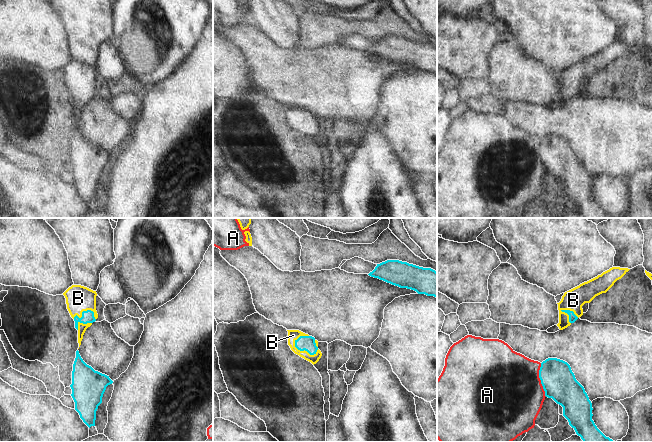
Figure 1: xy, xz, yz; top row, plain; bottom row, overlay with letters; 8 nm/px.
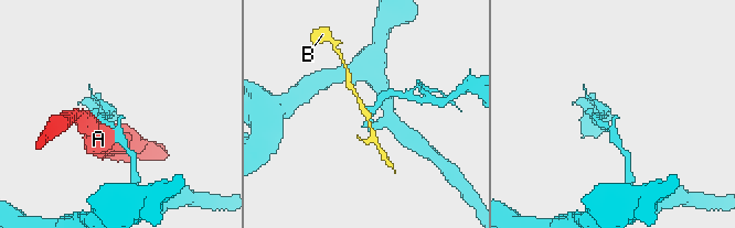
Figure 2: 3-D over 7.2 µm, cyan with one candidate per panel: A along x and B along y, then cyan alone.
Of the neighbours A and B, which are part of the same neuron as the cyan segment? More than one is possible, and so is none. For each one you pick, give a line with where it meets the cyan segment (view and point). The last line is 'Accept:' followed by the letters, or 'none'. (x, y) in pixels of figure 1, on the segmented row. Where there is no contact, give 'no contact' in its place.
B: contact xz (304, 349)
Accept: B

